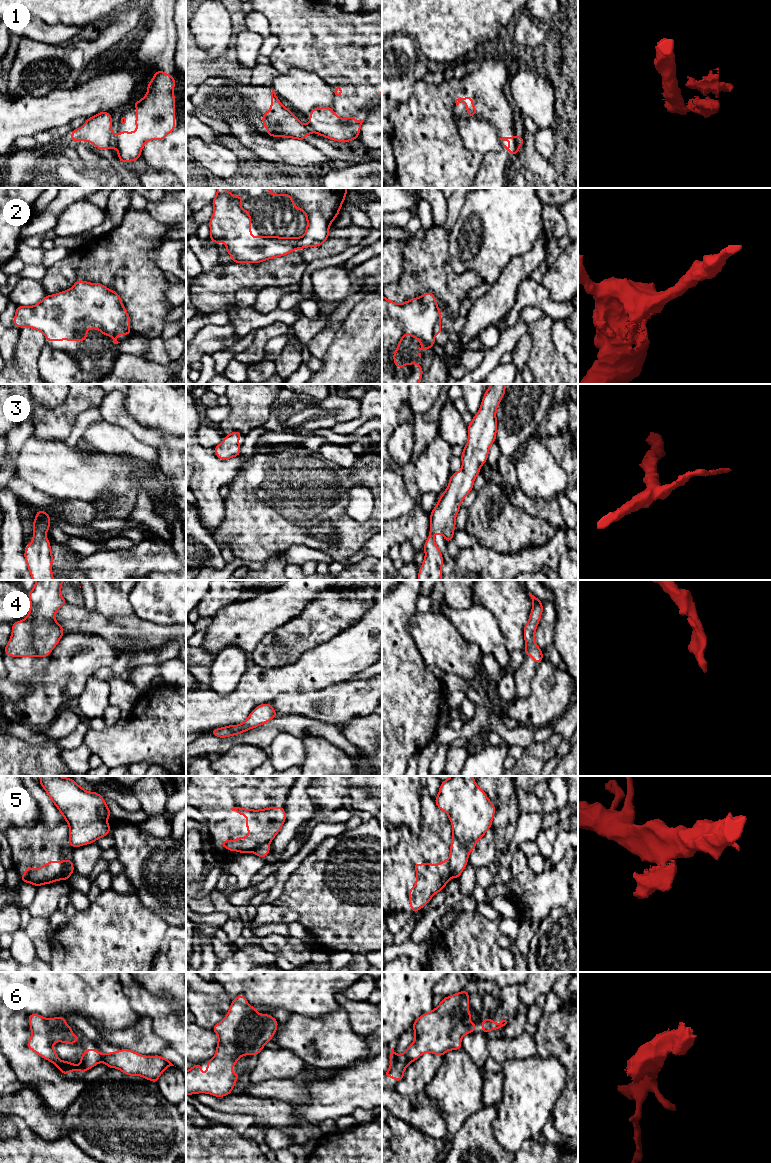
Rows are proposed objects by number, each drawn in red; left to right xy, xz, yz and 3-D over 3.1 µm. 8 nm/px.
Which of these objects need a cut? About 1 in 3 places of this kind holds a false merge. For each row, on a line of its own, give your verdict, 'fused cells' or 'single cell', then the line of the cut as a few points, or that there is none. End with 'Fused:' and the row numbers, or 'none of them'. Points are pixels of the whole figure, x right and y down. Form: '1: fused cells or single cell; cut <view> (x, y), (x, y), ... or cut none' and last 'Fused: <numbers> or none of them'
1: fused cells; cut xy (114, 136), (113, 147)
2: fused cells; cut yz (439, 309), (439, 321), (435, 326), (433, 334)
3: single cell; cut none
4: single cell; cut none
5: fused cells; cut yz (449, 859), (451, 876)
6: single cell; cut none
Fused: 1, 2, 5

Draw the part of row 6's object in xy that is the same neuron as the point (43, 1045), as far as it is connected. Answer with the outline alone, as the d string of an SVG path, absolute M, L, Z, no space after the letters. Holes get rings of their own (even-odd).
M39 1014L28 1015L32 1035L27 1043L28 1048L44 1059L54 1063L64 1074L70 1071L86 1072L100 1062L109 1068L117 1068L129 1076L142 1076L154 1083L168 1067L174 1066L169 1059L159 1055L148 1057L128 1049L122 1049L108 1054L101 1054L98 1049L87 1049L83 1052L80 1065L61 1061L54 1048L55 1042L74 1044L80 1038L71 1033L72 1026L66 1024L64 1017L44 1018Z

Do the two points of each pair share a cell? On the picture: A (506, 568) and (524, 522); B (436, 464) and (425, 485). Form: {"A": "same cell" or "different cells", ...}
{"A": "different cells", "B": "same cell"}

